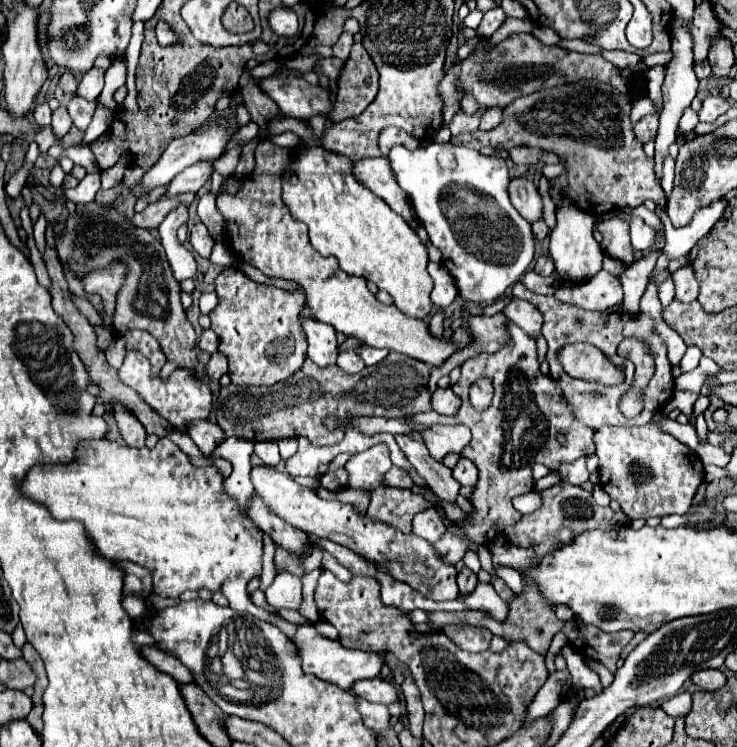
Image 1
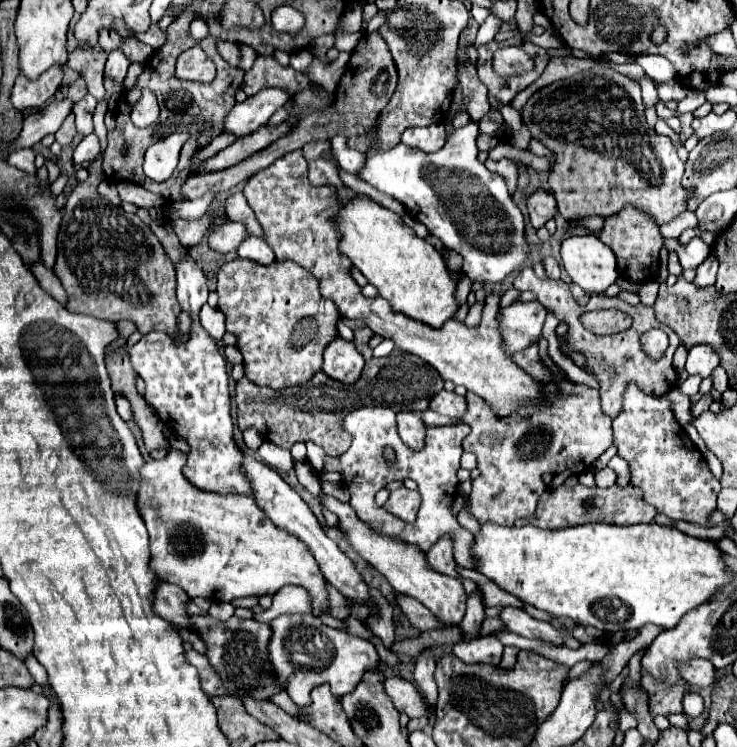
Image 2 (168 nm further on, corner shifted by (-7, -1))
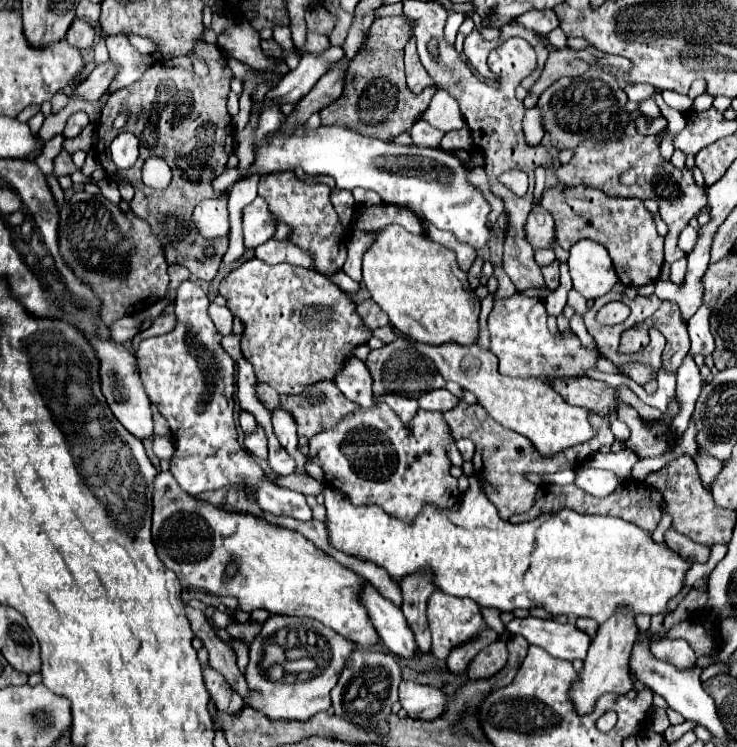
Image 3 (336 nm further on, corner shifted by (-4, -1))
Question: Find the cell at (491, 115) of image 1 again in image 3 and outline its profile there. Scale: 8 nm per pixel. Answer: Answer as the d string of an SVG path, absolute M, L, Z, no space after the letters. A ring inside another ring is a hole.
M559 49L559 51L553 51L547 59L547 65L545 65L545 71L541 75L541 79L529 89L529 93L543 93L549 85L553 85L557 79L561 77L575 77L575 75L581 75L589 65L585 61L581 61L575 51L571 49Z

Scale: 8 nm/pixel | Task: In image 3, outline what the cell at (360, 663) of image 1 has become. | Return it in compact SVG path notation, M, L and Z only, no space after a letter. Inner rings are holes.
M271 615L263 623L263 631L255 637L255 641L249 645L249 665L247 665L247 683L251 689L251 695L247 703L259 711L263 711L269 719L299 719L305 721L311 715L319 711L329 709L329 693L337 685L337 679L347 665L351 653L357 649L357 645L351 639L345 639L343 635L337 635L335 631L323 627L321 623L313 619L297 619L297 617L287 617L287 615ZM271 663L281 663L283 667L283 677L281 679L271 679L267 673L267 667Z

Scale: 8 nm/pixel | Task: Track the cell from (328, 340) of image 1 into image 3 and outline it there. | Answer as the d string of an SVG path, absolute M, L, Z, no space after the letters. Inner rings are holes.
M347 357L339 373L335 375L333 383L347 399L359 403L361 407L371 407L375 403L373 391L371 391L371 375L365 363L359 361L357 357Z

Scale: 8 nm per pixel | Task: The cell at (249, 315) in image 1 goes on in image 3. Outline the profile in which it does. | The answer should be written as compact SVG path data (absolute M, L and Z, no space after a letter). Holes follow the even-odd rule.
M253 257L223 277L219 295L245 327L241 351L253 365L257 383L267 383L277 393L299 395L311 383L333 379L351 347L371 339L347 293L317 271L289 263L267 265Z

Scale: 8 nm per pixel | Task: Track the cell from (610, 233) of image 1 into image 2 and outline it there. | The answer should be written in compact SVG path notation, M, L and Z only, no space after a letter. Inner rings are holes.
M624 207L618 215L610 215L604 219L604 227L598 233L598 239L614 251L618 259L618 271L624 279L632 283L658 279L658 255L662 249L662 235L650 215L646 215L644 211L634 211L634 207Z

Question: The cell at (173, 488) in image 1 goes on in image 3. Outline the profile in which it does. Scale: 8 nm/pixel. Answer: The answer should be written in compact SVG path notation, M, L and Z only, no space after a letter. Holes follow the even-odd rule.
M161 471L153 481L153 543L157 557L167 569L175 571L183 589L193 587L217 597L237 597L239 609L247 613L253 609L267 609L273 615L311 617L331 627L339 635L355 641L359 647L371 647L379 641L373 623L367 619L367 611L357 599L361 589L361 577L357 573L339 565L297 531L289 531L253 513L225 511L207 501L195 499L193 495L187 495L175 483L169 471ZM229 563L237 565L231 579L227 579Z

